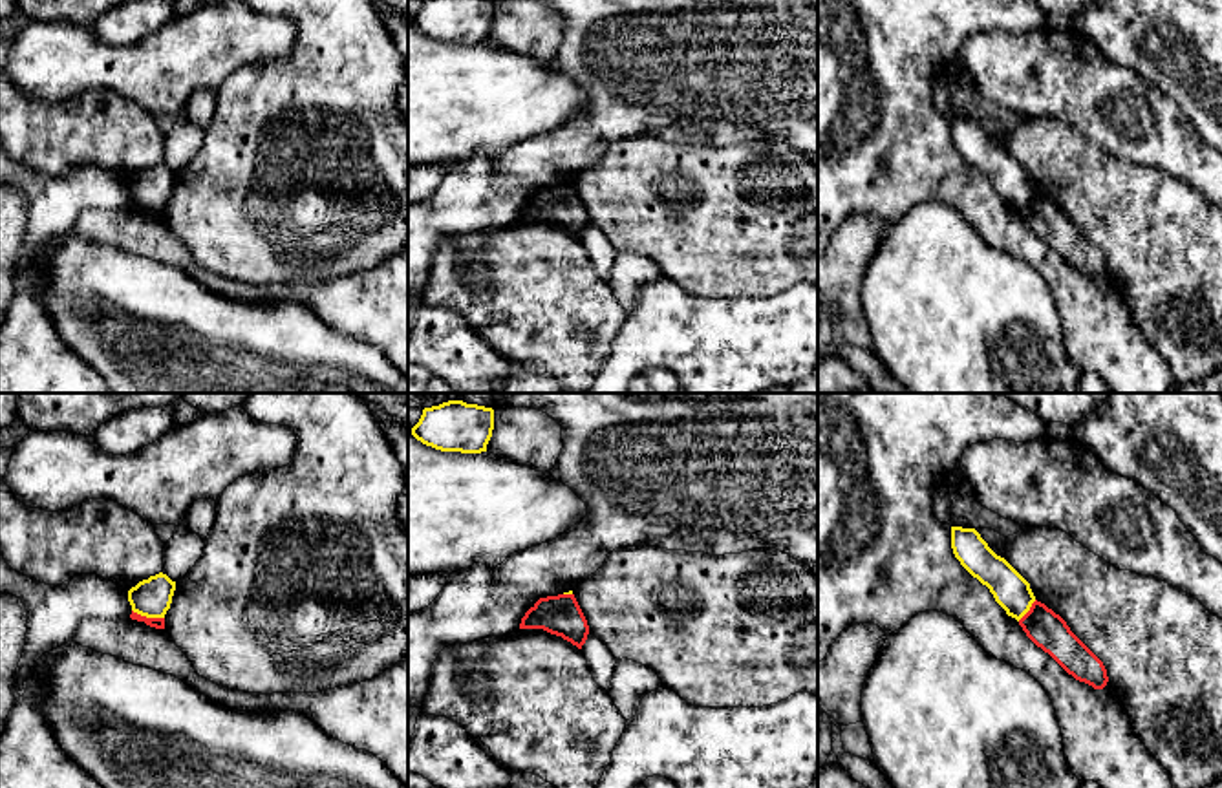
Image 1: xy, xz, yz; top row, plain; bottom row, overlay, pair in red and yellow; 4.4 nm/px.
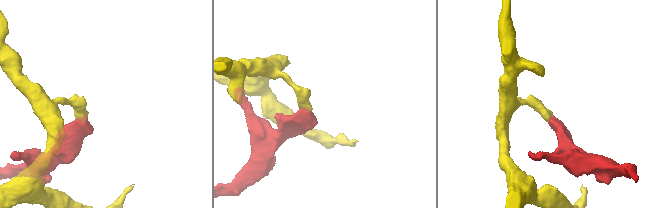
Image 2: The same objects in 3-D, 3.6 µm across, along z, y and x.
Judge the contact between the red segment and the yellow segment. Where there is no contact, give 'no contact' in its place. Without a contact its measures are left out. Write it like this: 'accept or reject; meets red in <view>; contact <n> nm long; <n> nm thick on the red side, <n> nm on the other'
reject; meets red in xy; contact 150 nm long; 50 nm thick on the red side, 170 nm on the other

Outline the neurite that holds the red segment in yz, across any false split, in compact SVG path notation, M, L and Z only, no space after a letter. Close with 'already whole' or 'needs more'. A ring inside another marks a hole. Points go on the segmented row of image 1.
M1041 602L1019 620L1026 636L1048 653L1076 680L1103 689L1109 682L1103 662L1070 631L1067 622Z; already whole

